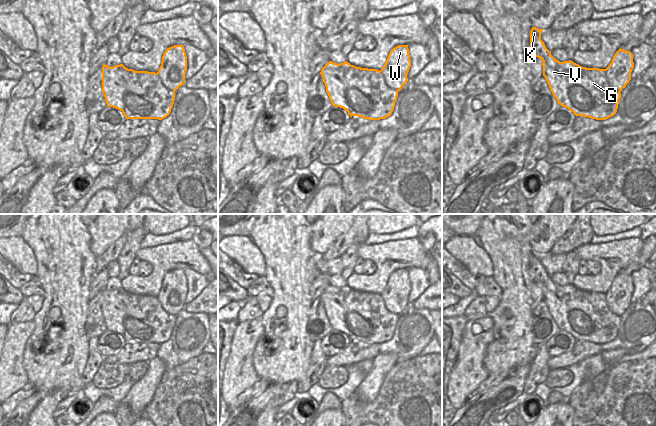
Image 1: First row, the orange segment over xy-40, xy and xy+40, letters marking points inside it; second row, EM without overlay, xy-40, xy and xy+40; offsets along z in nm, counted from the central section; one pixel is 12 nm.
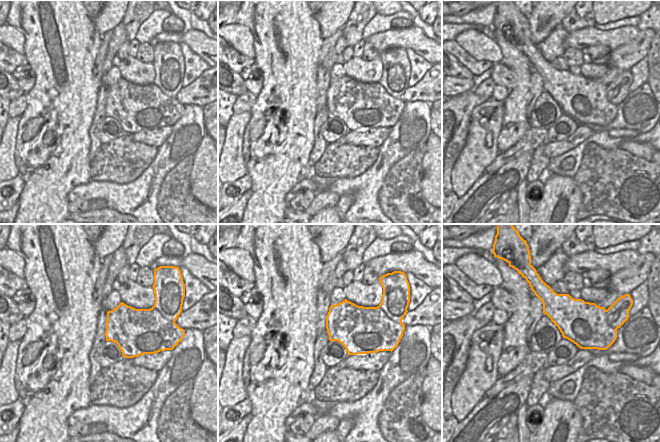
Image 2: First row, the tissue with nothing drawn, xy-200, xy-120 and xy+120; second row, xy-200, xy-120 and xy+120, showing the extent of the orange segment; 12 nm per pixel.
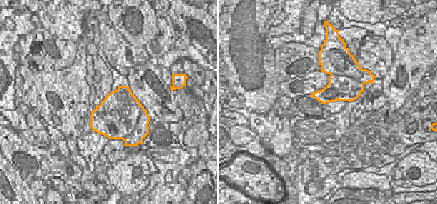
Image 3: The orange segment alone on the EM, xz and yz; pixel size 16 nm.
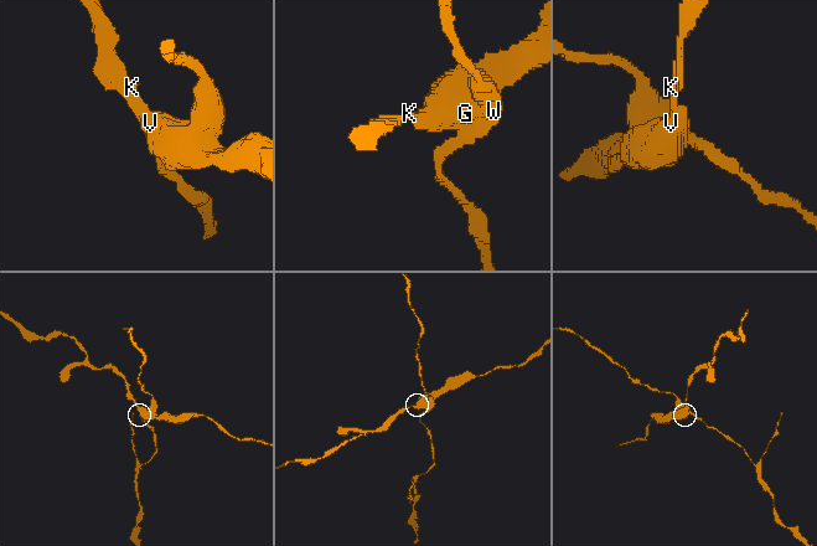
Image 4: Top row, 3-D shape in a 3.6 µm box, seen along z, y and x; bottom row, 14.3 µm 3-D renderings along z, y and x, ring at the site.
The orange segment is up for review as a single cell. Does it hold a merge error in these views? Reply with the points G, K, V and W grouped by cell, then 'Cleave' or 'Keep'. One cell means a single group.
Groups: G K V / W. Cleave

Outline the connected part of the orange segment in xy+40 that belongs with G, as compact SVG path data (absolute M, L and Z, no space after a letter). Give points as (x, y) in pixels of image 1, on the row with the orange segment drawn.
M532 27L530 52L543 63L543 76L558 104L576 116L606 120L618 109L621 93L607 82L606 69L586 68L573 61L556 60L541 40L543 29Z

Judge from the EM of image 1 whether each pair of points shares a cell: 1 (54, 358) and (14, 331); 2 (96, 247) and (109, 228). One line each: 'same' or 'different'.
1: different
2: same

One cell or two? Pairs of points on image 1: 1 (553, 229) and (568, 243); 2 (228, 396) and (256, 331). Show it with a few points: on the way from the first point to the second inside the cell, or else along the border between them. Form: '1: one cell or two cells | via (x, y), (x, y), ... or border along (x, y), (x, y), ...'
1: two cells | border along (573, 224), (550, 251)
2: one cell | via (236, 380), (242, 347)

